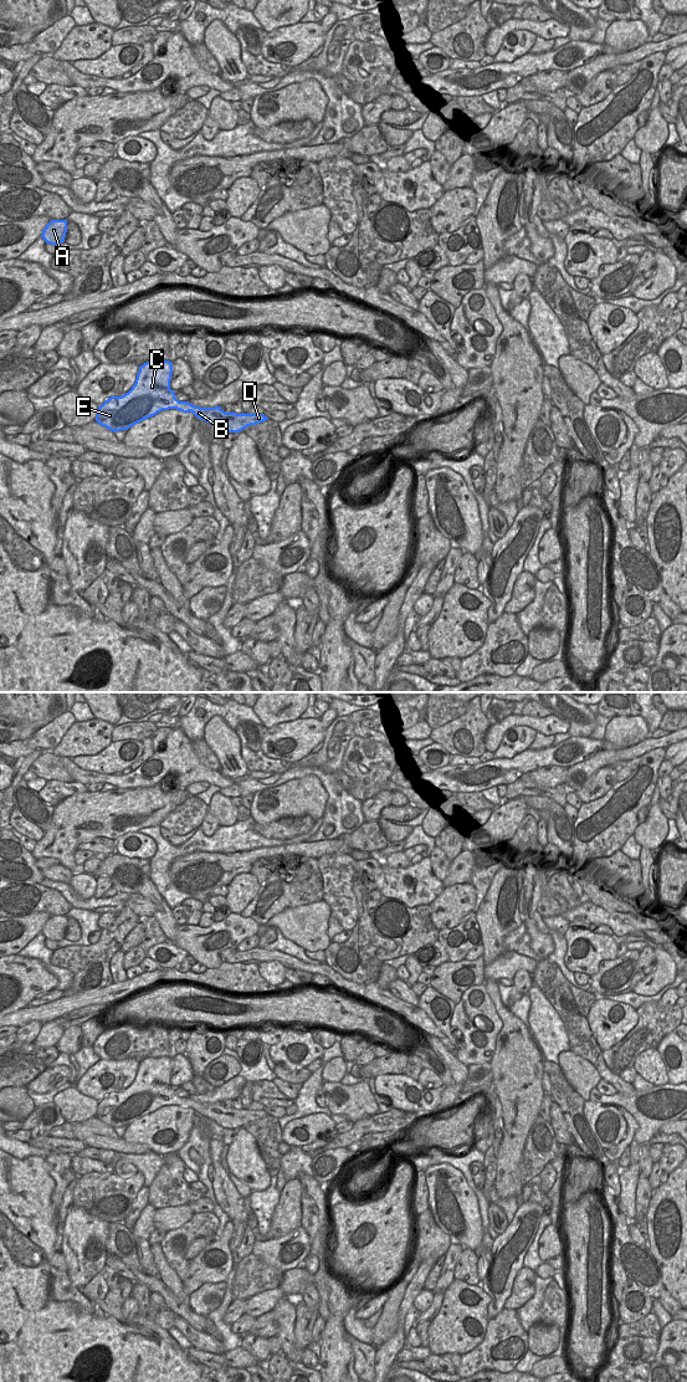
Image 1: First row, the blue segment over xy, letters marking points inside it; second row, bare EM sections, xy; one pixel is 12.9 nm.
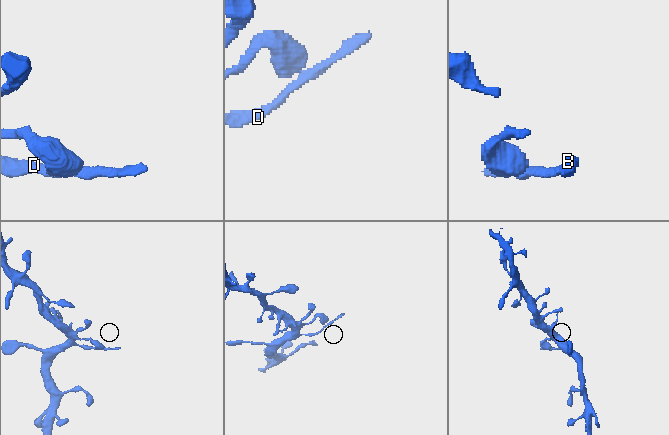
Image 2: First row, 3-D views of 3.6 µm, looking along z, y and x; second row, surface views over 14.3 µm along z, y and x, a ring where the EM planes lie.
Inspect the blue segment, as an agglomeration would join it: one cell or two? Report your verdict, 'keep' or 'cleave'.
cleave

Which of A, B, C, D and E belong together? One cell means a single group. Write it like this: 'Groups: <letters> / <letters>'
Groups: A C E / B D

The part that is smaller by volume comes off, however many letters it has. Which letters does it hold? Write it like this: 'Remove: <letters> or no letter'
Remove: B, D

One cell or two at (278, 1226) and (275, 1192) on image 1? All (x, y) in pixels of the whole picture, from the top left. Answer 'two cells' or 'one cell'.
two cells

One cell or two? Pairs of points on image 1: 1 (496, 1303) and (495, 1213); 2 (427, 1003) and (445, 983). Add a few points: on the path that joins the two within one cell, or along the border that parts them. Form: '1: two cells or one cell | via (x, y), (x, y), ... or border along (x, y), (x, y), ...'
1: two cells | border along (508, 1224), (498, 1234)
2: two cells | border along (430, 986), (455, 1004)

